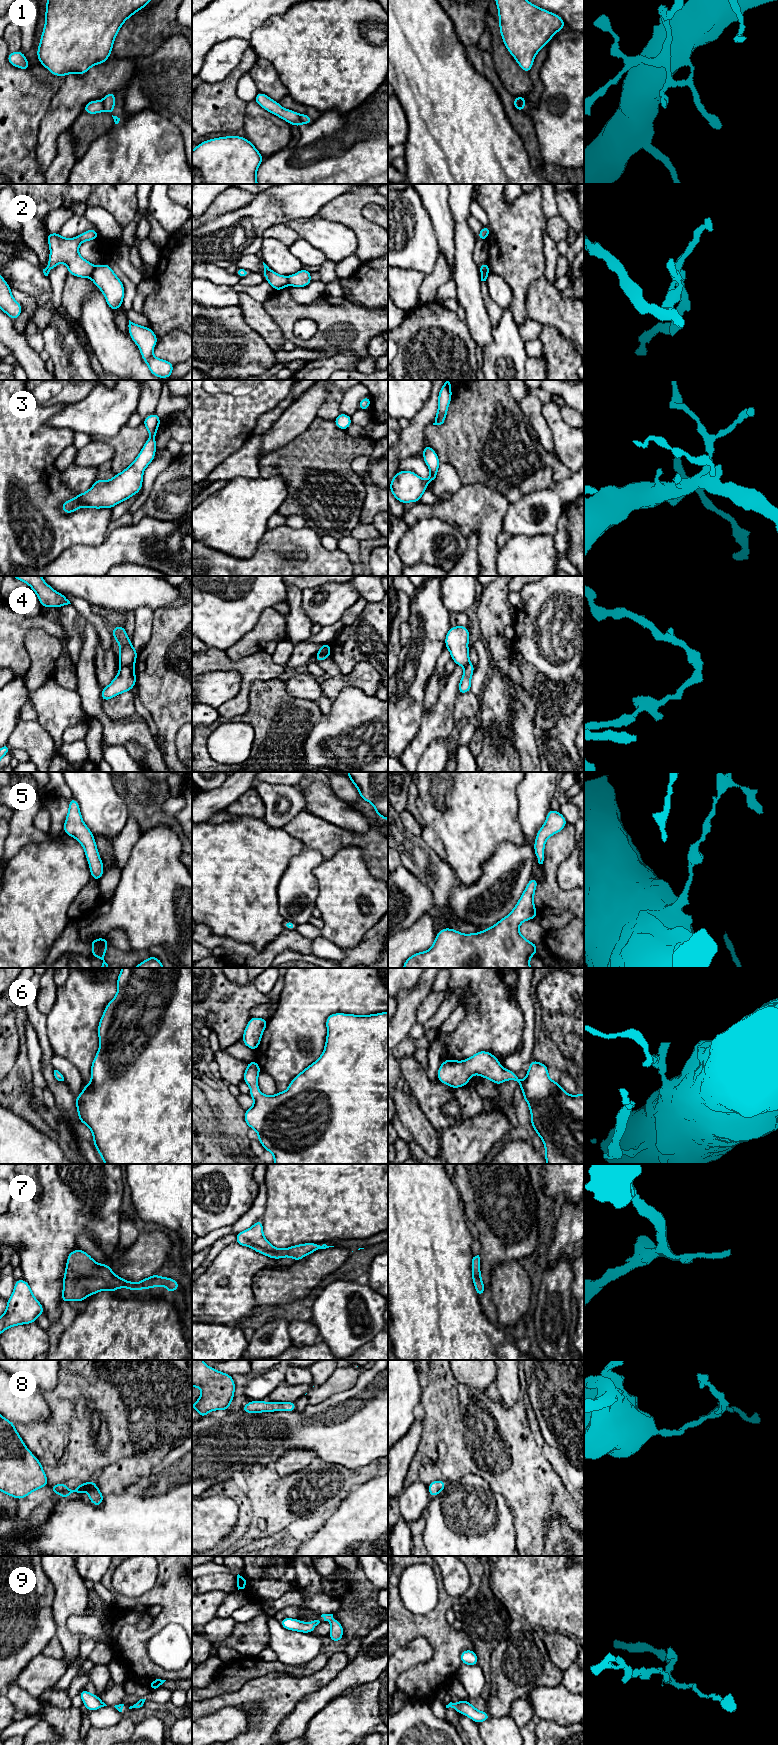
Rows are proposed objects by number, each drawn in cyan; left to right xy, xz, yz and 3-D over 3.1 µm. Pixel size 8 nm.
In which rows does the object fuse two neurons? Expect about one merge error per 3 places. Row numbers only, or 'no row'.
1, 2, 4

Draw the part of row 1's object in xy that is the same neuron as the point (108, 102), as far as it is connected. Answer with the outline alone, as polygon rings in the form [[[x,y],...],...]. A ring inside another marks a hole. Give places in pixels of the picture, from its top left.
[[[109,92],[108,94],[105,95],[103,100],[101,101],[102,105],[104,106],[104,111],[110,113],[112,115],[115,107],[115,93],[116,92]],[[113,116],[115,124],[118,124],[120,121],[120,118],[117,116]]]

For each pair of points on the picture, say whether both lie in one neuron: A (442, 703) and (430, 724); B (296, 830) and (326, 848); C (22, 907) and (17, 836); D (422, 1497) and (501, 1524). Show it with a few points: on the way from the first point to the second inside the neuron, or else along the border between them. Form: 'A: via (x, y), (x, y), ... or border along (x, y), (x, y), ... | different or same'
A: via (442, 708), (442, 712), (435, 719) | same
B: via (303, 830), (308, 830), (319, 841) | same
C: border along (40, 842), (25, 844), (10, 858) | different
D: border along (432, 1498), (425, 1512) | different

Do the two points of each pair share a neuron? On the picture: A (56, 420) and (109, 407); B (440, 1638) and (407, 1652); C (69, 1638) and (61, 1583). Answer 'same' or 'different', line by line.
A: same
B: different
C: same

